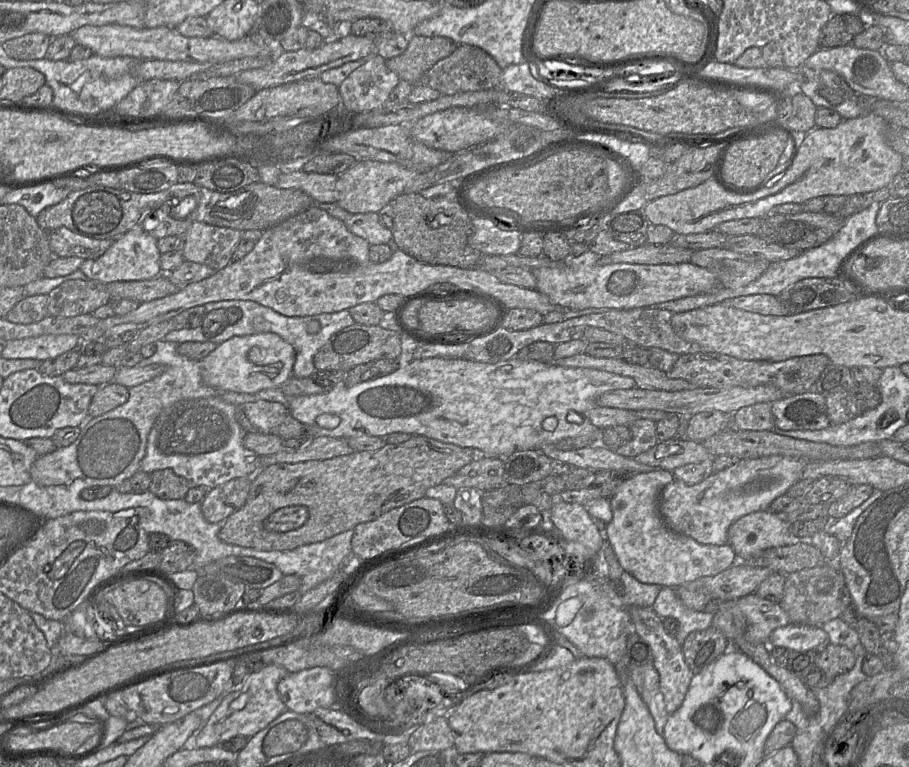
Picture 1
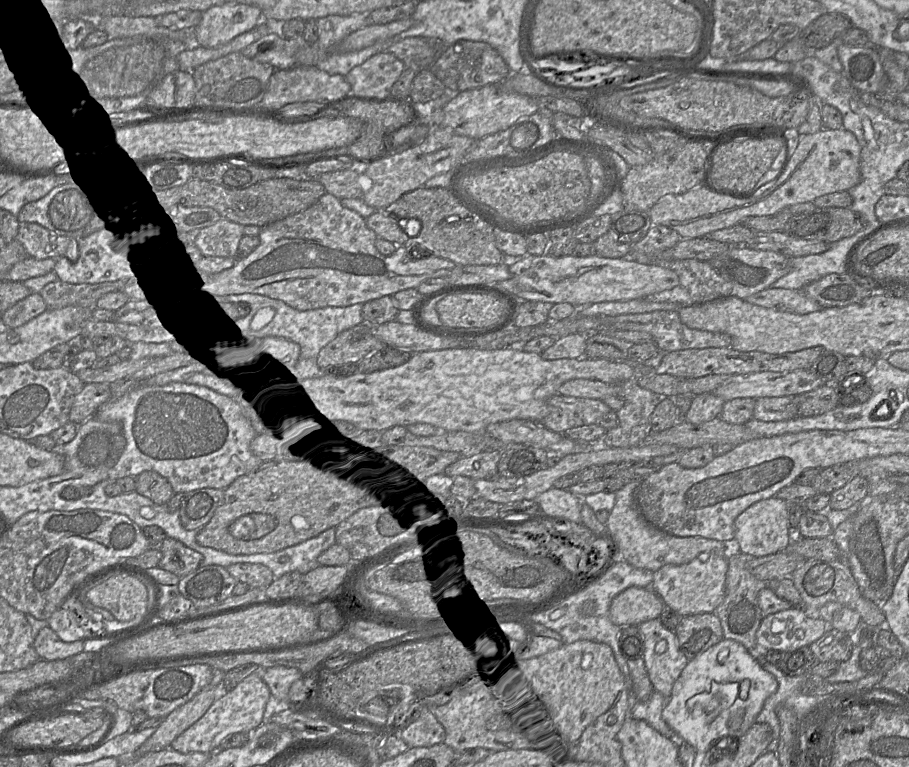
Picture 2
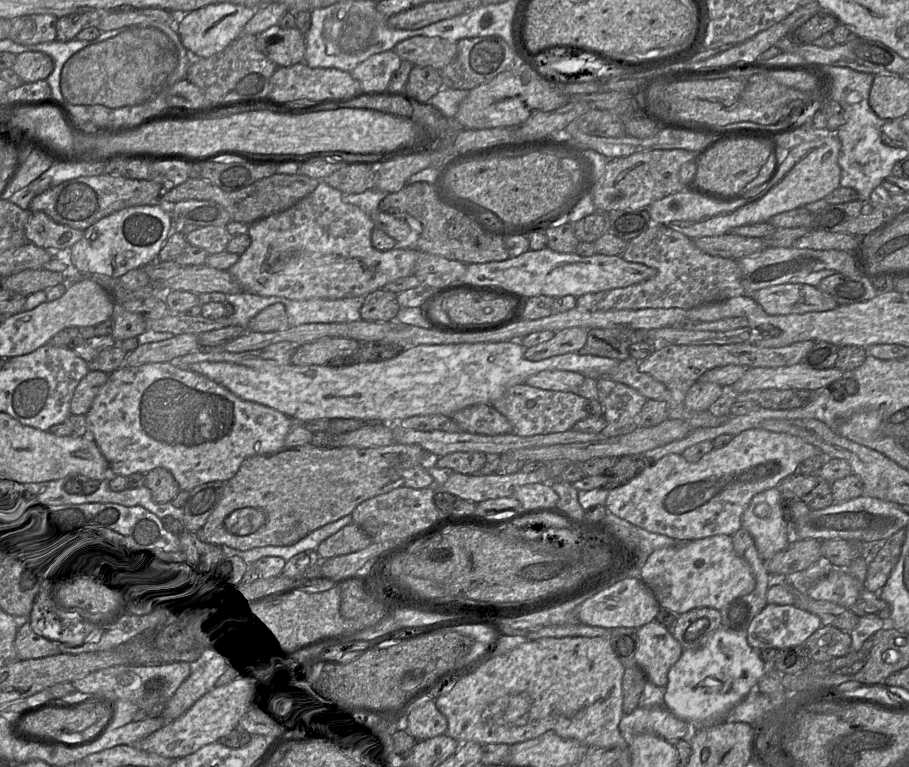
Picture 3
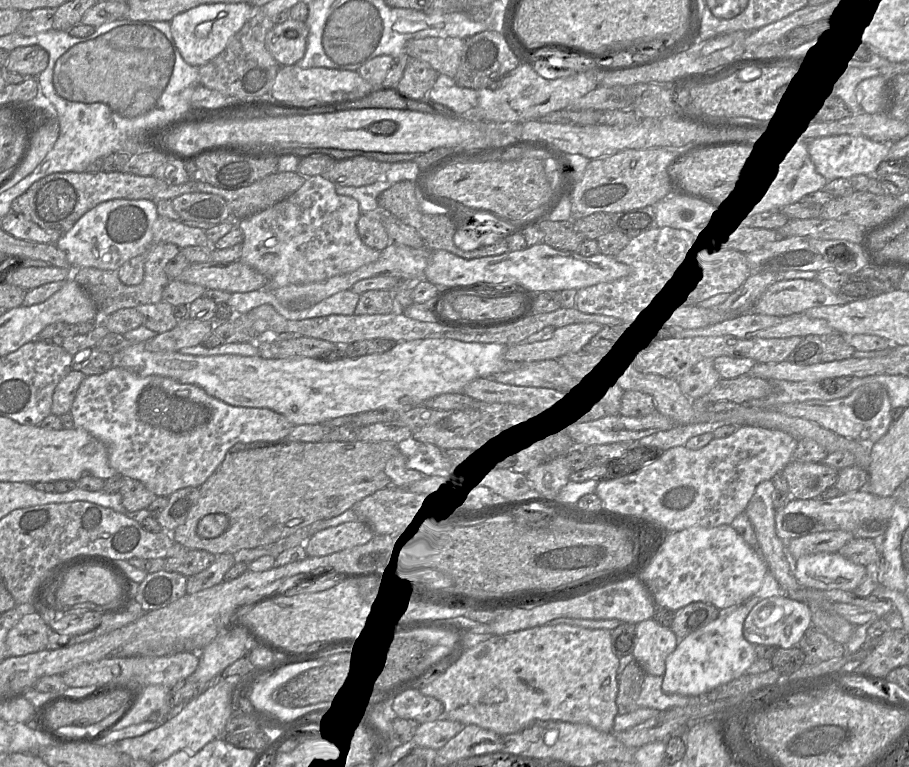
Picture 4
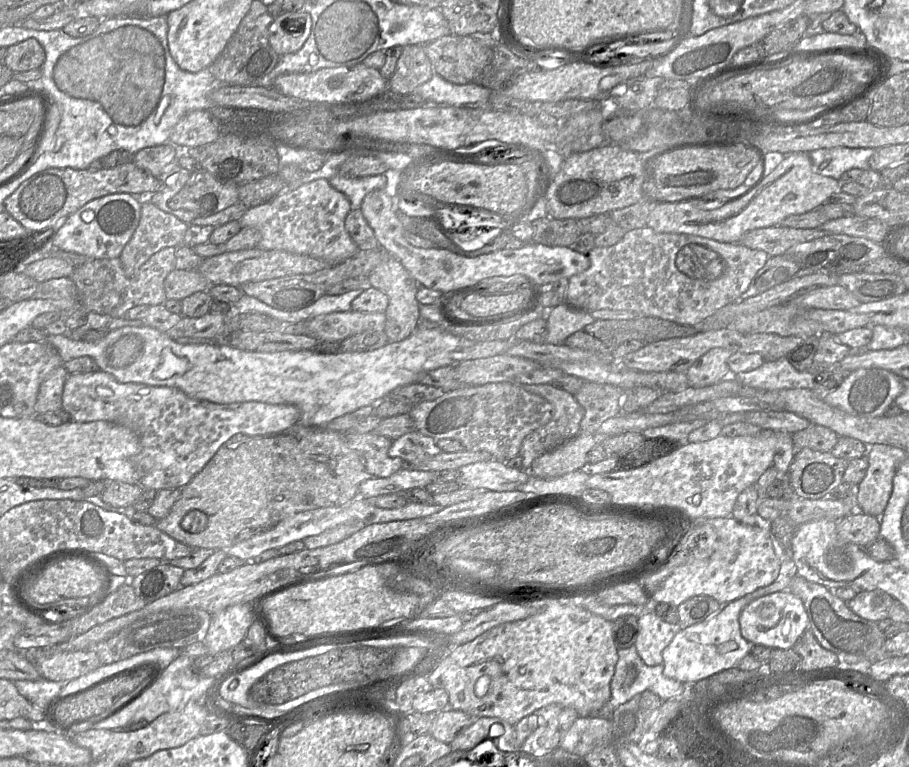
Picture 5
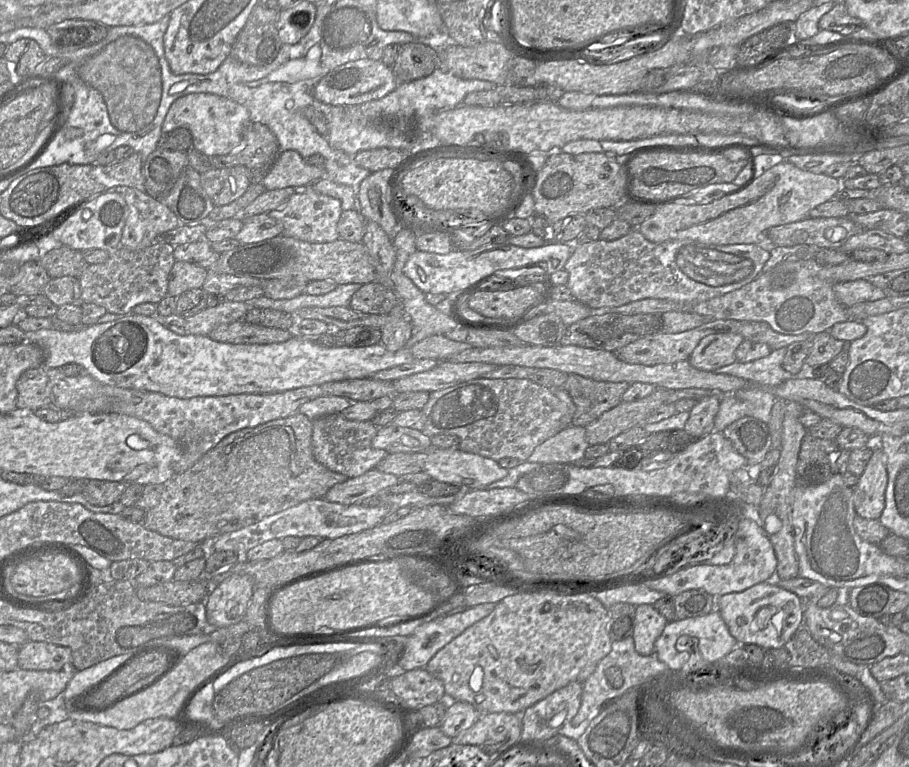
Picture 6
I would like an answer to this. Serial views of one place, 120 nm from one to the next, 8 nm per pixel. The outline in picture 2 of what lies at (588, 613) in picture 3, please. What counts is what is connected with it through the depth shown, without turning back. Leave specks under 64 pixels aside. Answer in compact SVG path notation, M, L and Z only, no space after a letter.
M632 586L613 598L609 618L619 627L638 626L659 618L664 608L661 599L652 589Z

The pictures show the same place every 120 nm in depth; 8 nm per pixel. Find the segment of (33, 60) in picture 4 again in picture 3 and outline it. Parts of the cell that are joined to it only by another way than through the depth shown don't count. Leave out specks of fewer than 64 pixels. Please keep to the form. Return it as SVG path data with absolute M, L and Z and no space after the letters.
M26 51L16 55L11 69L21 78L23 83L45 80L54 67L52 58L39 51Z

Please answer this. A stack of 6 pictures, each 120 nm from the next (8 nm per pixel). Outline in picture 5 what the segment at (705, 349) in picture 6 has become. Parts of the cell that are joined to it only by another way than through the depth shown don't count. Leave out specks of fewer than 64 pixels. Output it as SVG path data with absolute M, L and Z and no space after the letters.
M713 348L699 358L687 371L690 387L703 388L729 377L728 358L732 352Z

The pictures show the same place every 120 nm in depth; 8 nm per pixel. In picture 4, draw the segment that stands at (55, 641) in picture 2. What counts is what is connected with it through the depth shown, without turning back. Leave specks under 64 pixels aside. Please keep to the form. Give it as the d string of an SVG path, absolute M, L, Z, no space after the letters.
M38 609L25 610L20 621L12 628L6 637L8 656L23 656L48 648L49 629Z

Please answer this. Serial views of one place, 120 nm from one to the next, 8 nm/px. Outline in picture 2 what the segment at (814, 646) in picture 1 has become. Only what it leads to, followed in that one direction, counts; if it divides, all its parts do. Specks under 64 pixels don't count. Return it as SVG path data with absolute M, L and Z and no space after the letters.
M792 606L764 617L756 633L759 650L781 652L810 646L829 629L821 618L809 616L801 607Z

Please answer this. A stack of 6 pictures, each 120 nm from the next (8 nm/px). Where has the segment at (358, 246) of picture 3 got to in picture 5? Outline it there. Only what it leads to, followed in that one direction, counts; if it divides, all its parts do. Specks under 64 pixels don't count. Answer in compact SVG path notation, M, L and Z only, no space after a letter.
M321 178L301 186L277 194L271 200L258 206L248 208L240 218L241 227L257 229L261 234L261 240L258 243L263 250L282 250L294 254L307 255L320 259L334 266L356 255L360 249L352 240L345 229L345 219L352 209L349 199L337 191L330 184L329 180Z

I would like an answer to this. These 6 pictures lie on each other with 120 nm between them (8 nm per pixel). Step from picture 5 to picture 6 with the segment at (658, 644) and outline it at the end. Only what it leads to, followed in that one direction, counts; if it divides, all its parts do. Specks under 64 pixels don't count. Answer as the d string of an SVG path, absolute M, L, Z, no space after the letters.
M637 605L632 635L636 651L641 655L652 654L655 642L667 623L667 619L653 605Z

